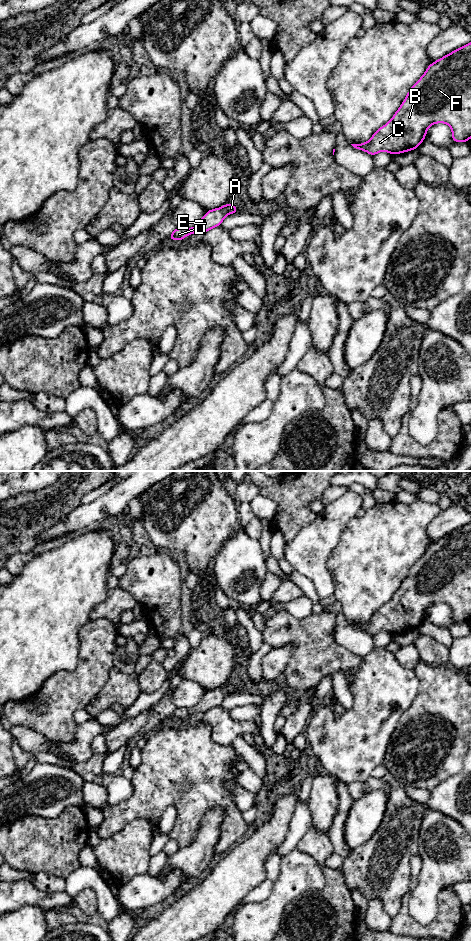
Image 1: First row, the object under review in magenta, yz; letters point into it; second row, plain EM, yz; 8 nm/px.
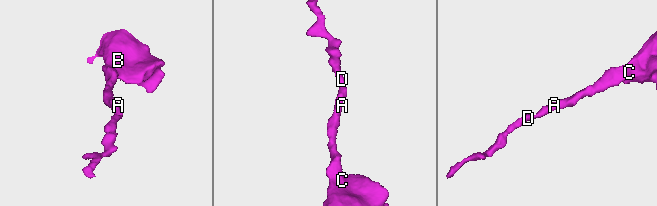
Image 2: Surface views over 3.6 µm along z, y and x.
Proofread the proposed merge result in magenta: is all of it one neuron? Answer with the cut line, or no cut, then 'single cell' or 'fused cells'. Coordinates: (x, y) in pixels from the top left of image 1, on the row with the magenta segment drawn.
no cut | single cell

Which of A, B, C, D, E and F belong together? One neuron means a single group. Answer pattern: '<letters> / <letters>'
A B C D E F

